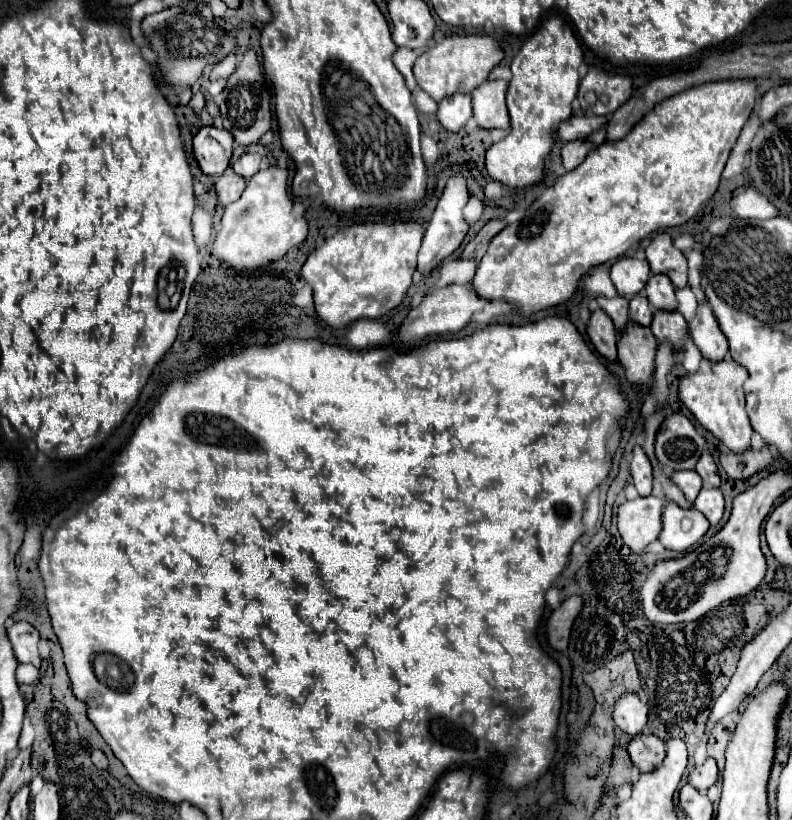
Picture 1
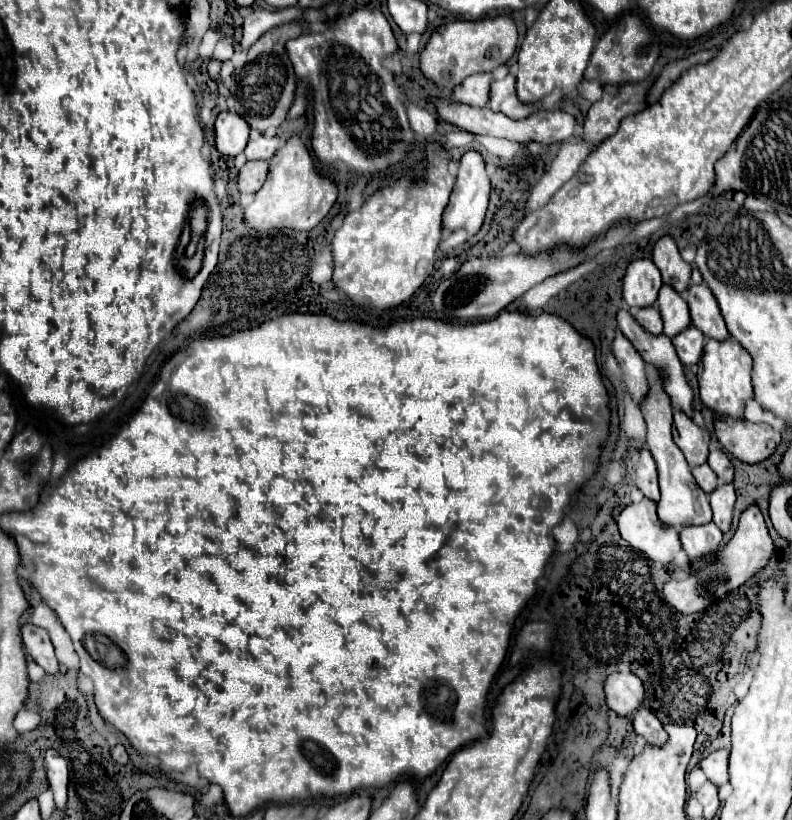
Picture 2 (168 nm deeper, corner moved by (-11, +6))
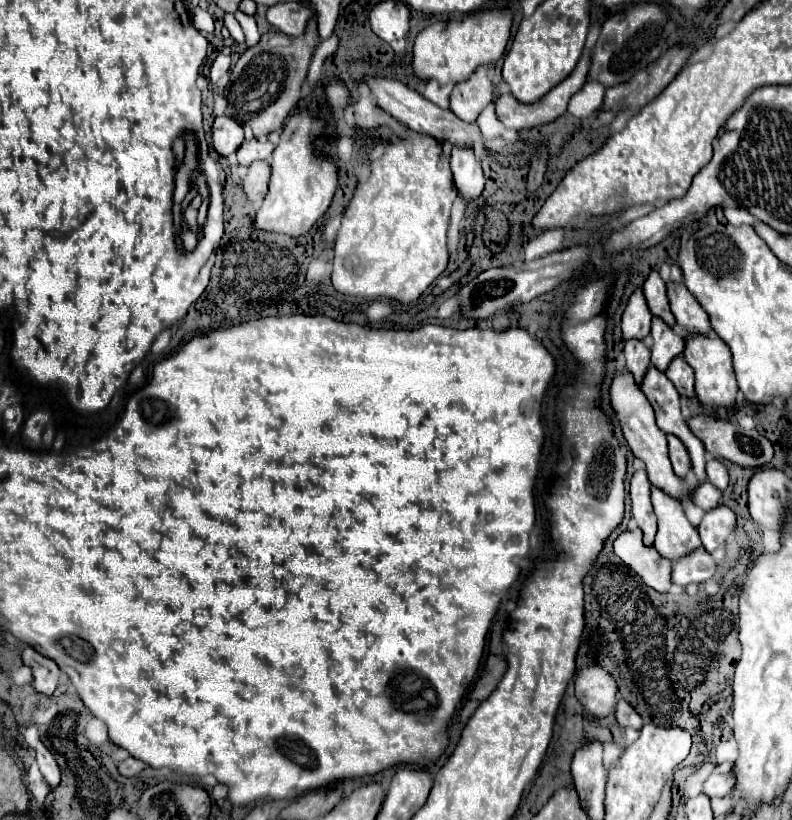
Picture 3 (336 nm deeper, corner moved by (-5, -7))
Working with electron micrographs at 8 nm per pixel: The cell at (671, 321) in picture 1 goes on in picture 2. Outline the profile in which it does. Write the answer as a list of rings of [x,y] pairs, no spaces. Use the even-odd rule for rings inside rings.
[[[688,326],[684,332],[674,336],[672,344],[674,344],[676,352],[678,352],[678,358],[682,360],[682,364],[686,368],[690,368],[690,366],[700,362],[702,348],[704,348],[704,336],[702,336],[702,332],[698,328]]]

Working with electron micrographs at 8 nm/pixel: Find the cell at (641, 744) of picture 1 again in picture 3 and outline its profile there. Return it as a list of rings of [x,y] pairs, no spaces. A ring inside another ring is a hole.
[[[618,701],[618,707],[616,707],[614,715],[616,715],[616,721],[622,727],[634,727],[636,731],[642,729],[642,717],[638,717],[638,713],[626,701]]]

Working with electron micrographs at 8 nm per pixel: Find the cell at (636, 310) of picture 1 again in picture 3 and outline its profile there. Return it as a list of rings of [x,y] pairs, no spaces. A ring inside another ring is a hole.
[[[628,339],[624,345],[624,353],[626,367],[632,371],[636,383],[640,383],[646,369],[650,367],[650,347],[646,347],[646,343],[640,339]]]

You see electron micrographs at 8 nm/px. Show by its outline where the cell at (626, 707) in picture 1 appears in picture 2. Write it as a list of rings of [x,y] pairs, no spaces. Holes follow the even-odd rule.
[[[612,672],[604,680],[606,704],[620,716],[630,716],[642,706],[644,686],[632,672]]]

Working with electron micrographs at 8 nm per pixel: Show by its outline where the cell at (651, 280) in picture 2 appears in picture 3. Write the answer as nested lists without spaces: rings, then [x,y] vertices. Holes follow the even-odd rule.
[[[634,289],[634,293],[628,299],[628,305],[622,313],[622,333],[624,339],[644,339],[650,333],[650,321],[652,313],[648,311],[648,303],[642,297],[642,289]]]

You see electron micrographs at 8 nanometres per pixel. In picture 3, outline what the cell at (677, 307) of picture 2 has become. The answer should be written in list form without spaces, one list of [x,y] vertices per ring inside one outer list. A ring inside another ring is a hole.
[[[652,319],[652,337],[652,365],[656,365],[660,371],[666,371],[670,361],[684,351],[686,339],[674,333],[674,329],[668,327],[668,323],[662,319]]]

